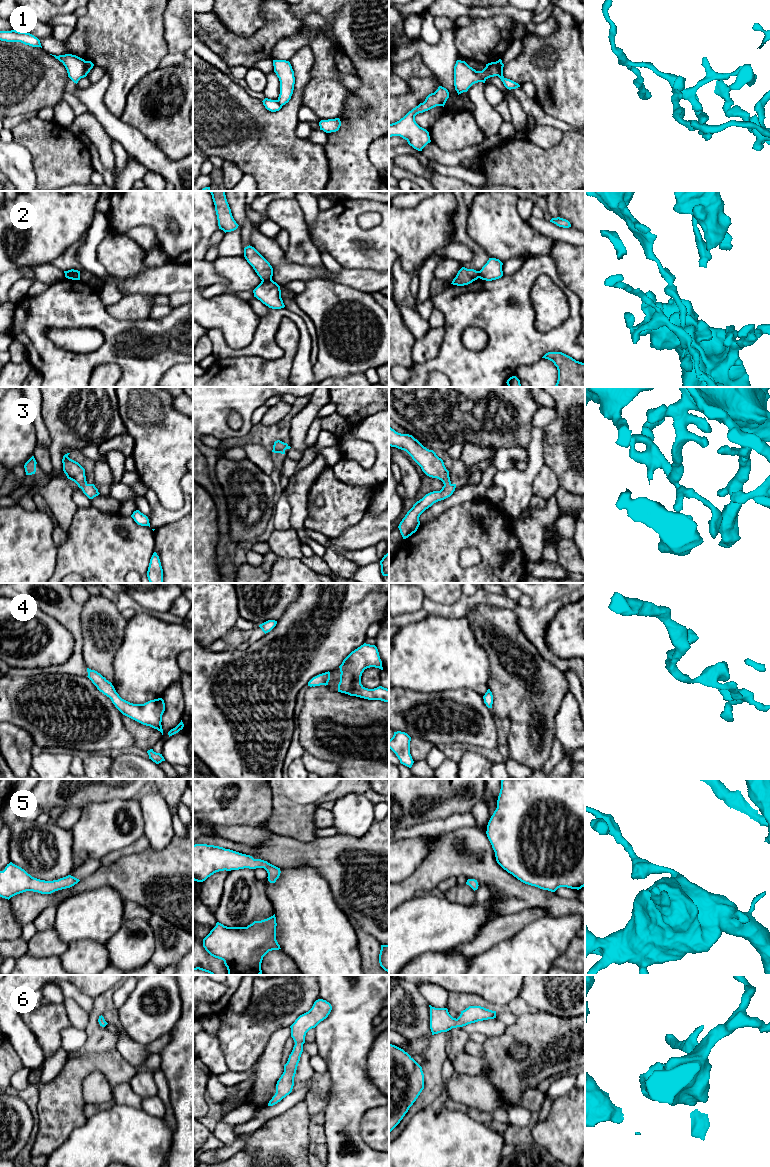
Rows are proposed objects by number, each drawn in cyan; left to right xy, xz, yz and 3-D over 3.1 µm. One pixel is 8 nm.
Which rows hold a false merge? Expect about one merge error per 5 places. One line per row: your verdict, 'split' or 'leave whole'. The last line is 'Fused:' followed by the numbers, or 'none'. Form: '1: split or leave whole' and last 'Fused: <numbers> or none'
1: split
2: split
3: leave whole
4: leave whole
5: leave whole
6: leave whole
Fused: 1, 2

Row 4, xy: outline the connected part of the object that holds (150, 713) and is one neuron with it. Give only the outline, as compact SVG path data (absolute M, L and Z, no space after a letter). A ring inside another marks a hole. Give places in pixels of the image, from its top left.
M87 668L88 672L88 678L92 681L92 683L97 687L97 689L102 692L104 695L109 697L112 701L112 703L115 705L115 707L125 716L143 724L146 726L150 726L154 729L157 729L160 731L163 735L163 729L162 729L162 715L165 711L165 703L162 698L150 700L144 704L133 704L130 703L124 699L122 699L119 694L116 692L114 686L111 682L109 682L105 677L103 677L100 673L98 673L95 670L91 670Z

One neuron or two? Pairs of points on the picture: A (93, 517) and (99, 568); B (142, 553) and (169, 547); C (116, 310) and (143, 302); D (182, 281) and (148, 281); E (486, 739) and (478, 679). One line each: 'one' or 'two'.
A: one
B: two
C: one
D: one
E: two

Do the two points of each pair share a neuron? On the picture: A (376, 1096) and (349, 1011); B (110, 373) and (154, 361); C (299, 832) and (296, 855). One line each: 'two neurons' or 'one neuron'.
A: one neuron
B: two neurons
C: two neurons

